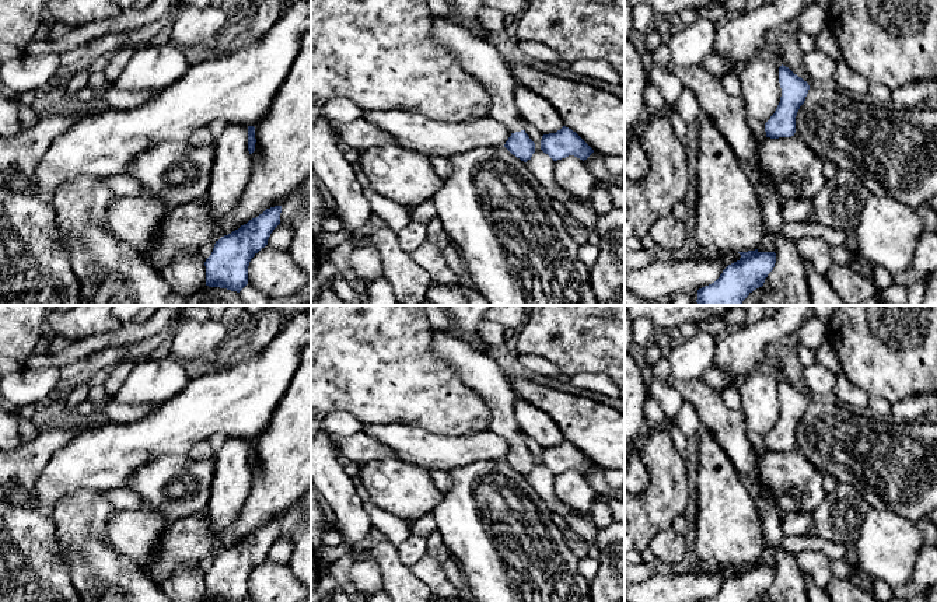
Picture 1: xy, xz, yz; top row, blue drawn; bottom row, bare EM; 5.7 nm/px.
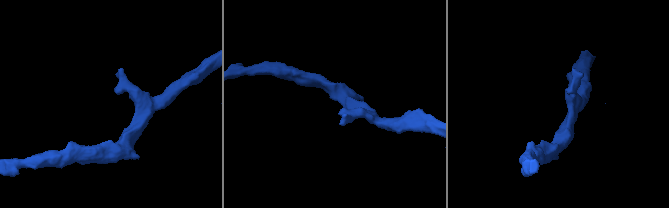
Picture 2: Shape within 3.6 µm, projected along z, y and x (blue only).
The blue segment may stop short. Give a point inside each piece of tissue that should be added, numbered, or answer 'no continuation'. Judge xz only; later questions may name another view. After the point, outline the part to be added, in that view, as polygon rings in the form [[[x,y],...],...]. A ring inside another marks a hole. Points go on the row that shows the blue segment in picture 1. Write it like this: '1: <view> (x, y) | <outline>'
1: xz (482, 60) | [[[433,18],[433,39],[452,52],[464,69],[489,92],[489,115],[511,133],[525,129],[525,120],[514,102],[517,81],[510,63],[485,38],[478,36],[454,20]]]

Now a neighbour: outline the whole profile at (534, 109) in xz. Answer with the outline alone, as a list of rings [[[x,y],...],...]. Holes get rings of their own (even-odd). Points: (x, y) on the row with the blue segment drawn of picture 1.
[[[517,84],[514,102],[525,123],[534,125],[543,134],[556,133],[564,123],[559,112],[542,97]]]

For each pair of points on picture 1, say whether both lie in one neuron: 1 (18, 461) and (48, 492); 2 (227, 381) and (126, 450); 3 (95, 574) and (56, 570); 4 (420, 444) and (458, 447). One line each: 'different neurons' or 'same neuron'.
1: different neurons
2: same neuron
3: different neurons
4: same neuron

